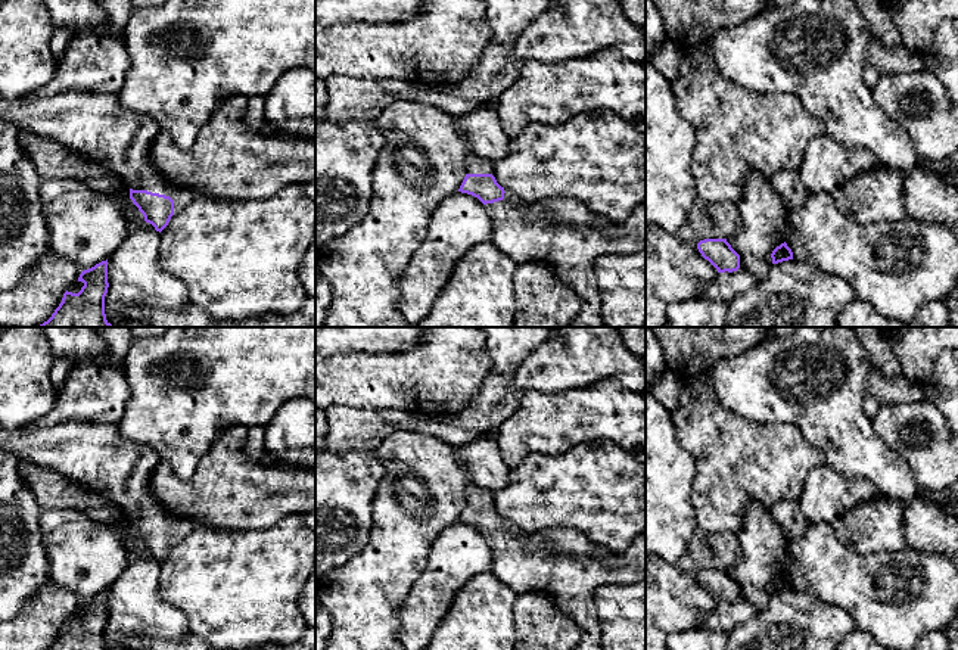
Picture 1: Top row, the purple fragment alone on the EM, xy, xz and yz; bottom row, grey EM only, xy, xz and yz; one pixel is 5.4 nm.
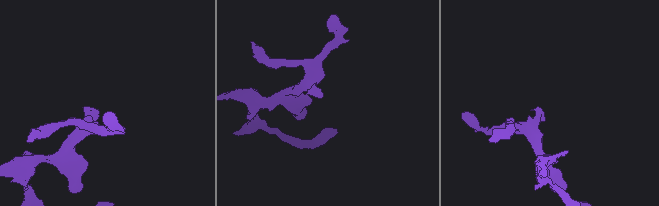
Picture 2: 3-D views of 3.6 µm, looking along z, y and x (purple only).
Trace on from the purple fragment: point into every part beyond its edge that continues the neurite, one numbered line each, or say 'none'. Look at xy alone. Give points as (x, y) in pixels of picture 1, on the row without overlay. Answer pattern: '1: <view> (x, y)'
1: xy (92, 454)

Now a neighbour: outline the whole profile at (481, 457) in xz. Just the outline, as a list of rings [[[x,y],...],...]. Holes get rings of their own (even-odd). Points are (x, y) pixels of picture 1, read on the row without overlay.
[[[479,438],[458,447],[458,460],[464,464],[472,485],[492,494],[504,488],[510,479],[511,467],[503,460],[495,439]]]

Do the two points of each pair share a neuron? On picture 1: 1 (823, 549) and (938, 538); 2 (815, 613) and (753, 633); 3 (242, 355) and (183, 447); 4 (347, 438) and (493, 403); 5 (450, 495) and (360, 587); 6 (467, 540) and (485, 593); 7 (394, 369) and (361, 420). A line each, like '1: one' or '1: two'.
1: two
2: one
3: one
4: one
5: one
6: two
7: two

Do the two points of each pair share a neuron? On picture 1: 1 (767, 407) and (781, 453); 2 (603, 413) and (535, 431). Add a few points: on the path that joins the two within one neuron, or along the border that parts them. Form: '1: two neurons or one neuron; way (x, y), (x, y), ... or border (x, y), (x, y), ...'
1: two neurons; border (739, 413), (756, 422), (792, 423), (803, 438)
2: one neuron; way (587, 414), (551, 423)

